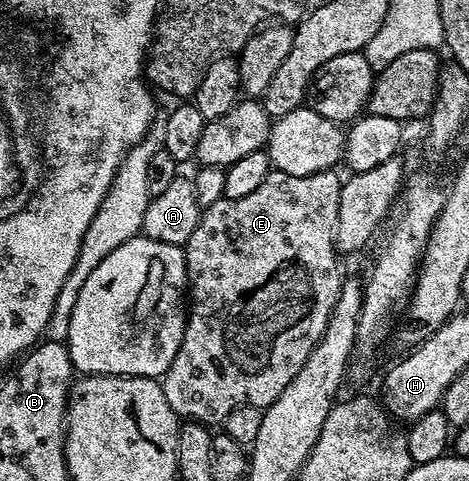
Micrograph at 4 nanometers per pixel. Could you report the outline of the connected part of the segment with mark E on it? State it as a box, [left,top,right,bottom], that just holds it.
[162,169,344,424]

